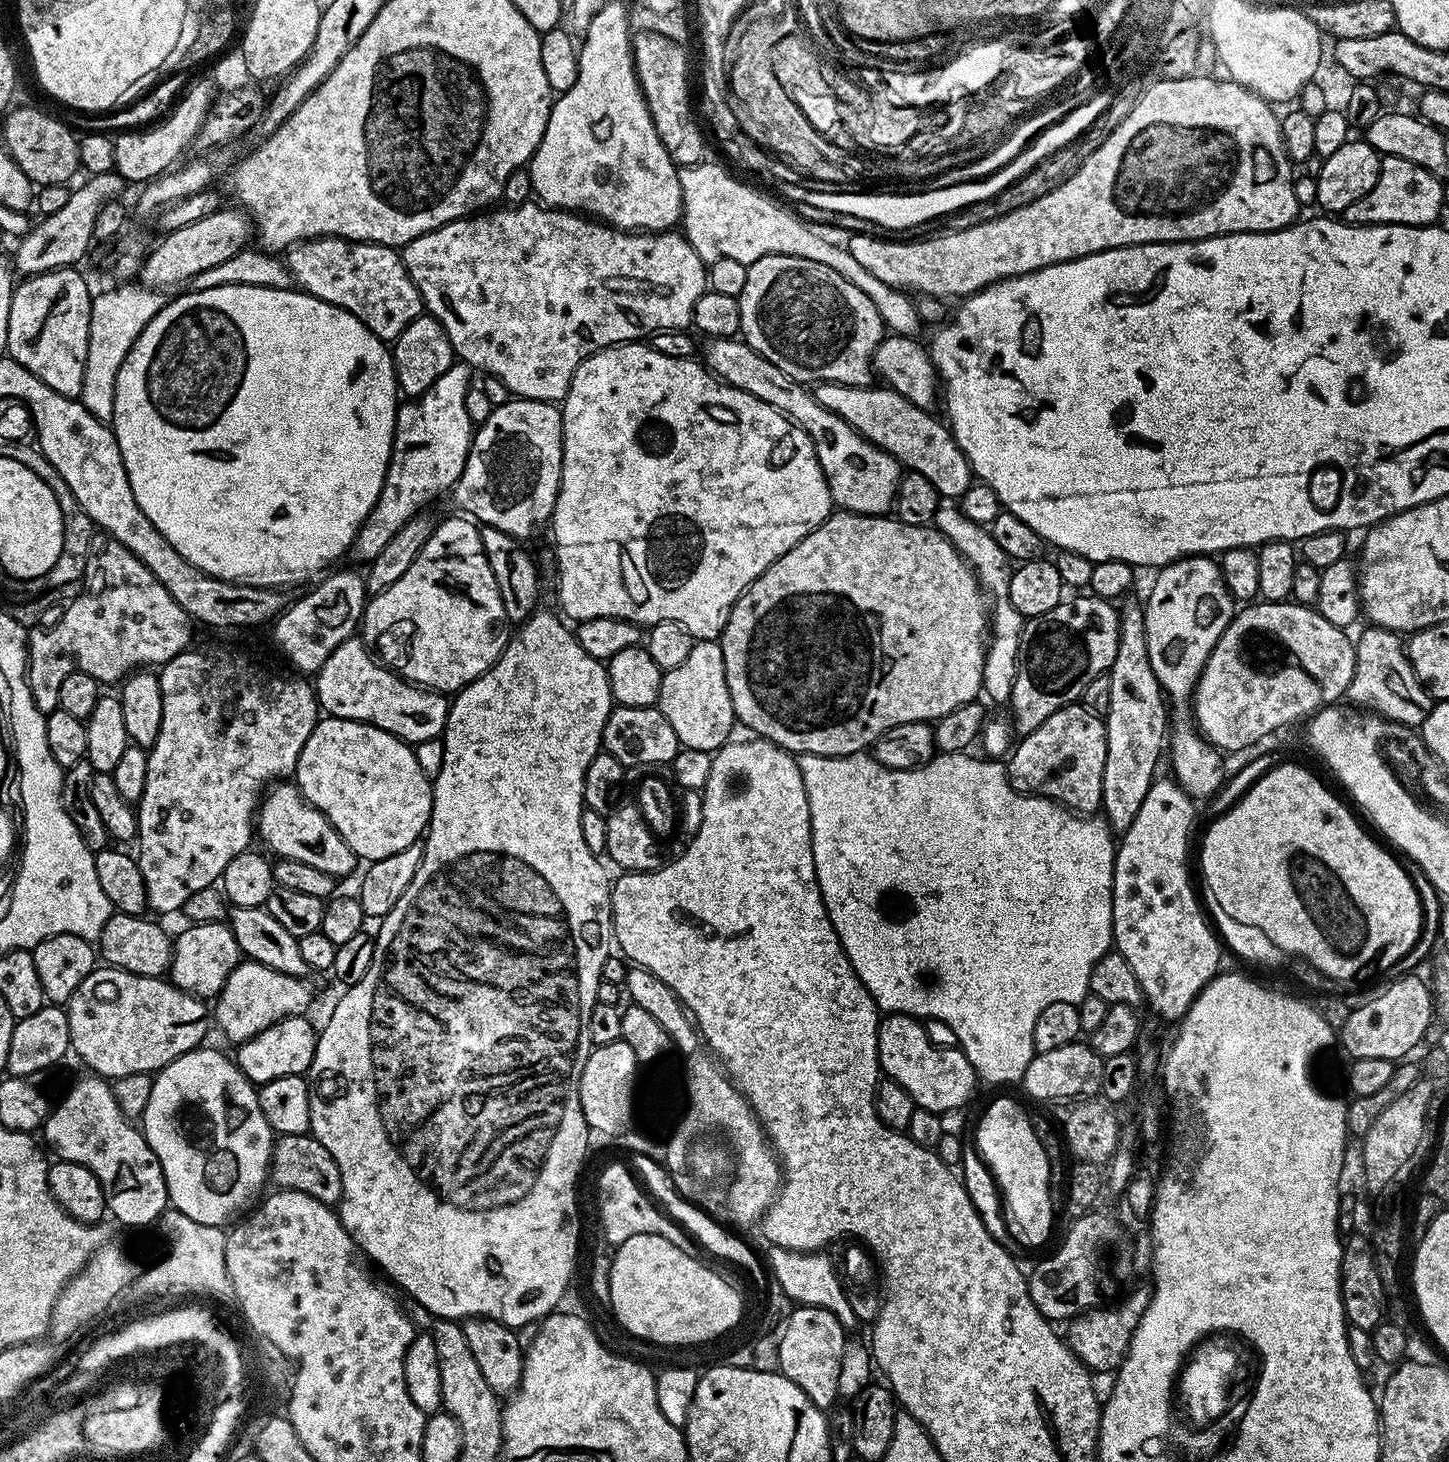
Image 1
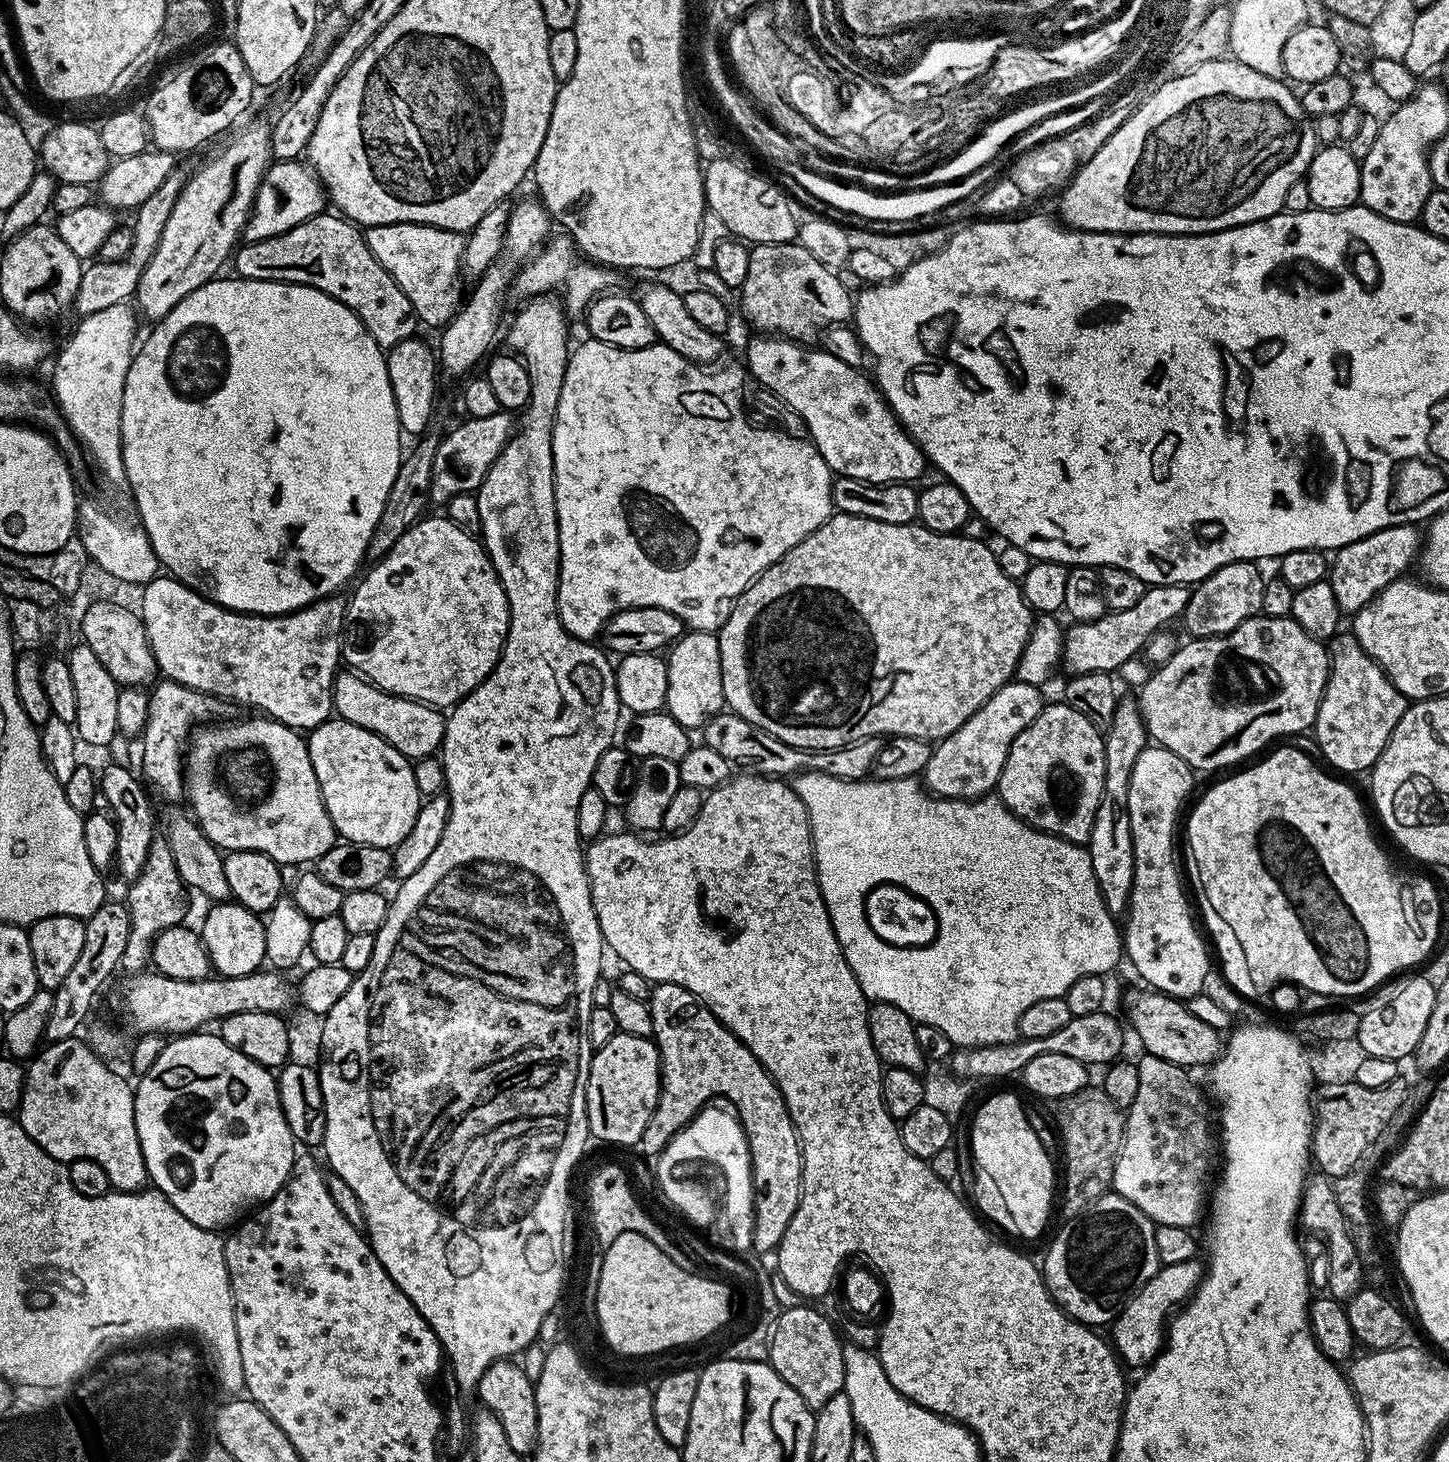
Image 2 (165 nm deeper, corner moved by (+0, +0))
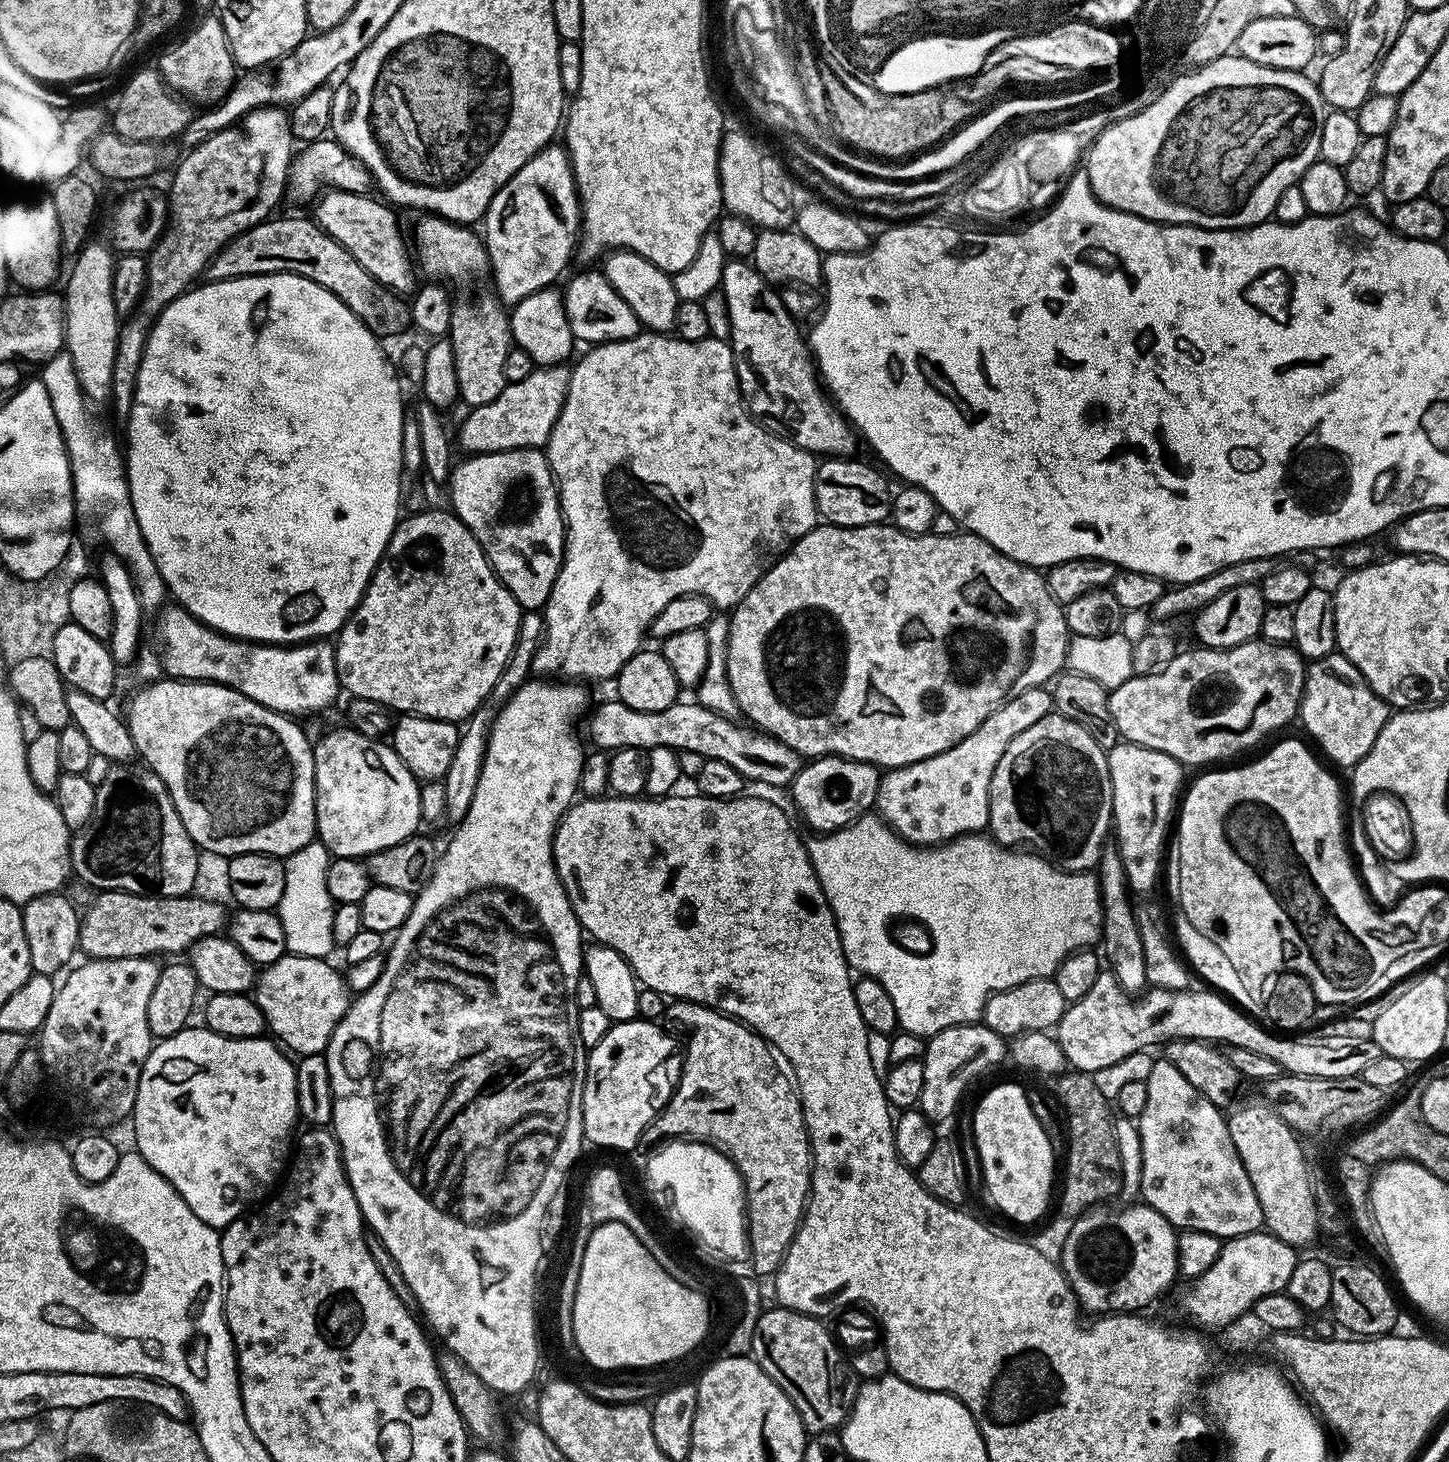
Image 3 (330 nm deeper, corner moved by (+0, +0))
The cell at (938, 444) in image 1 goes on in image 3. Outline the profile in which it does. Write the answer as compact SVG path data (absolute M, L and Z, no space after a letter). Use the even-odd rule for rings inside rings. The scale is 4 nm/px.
M729 259L725 263L722 270L722 278L720 279L719 291L724 292L724 304L728 307L728 324L732 327L732 336L730 335L730 343L732 345L732 356L736 359L736 377L740 380L740 390L746 401L746 407L753 417L763 418L765 421L777 420L784 429L783 435L792 443L797 444L800 448L805 448L807 452L811 452L820 458L848 458L853 455L852 452L856 448L856 439L858 433L855 428L849 424L848 419L843 412L836 407L835 403L830 399L829 393L826 391L825 385L822 383L816 366L816 361L812 358L812 349L809 348L805 333L800 333L797 317L791 316L786 310L786 306L782 302L779 291L773 285L769 284L768 280L762 274L756 272L756 268L748 260L733 260Z

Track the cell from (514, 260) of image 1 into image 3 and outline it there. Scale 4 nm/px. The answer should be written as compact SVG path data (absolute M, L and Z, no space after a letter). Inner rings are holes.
M325 191L315 205L314 219L322 230L326 230L326 234L330 234L330 238L346 246L346 250L354 254L356 261L377 282L397 294L411 293L417 287L418 272L414 267L409 241L408 244L404 241L404 232L400 229L395 214L391 212L393 209L383 199L375 200L374 197L372 194L359 196L349 192Z

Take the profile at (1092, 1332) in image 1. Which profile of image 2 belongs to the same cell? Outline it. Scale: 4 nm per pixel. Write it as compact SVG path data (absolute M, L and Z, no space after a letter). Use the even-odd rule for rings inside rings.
M1193 1258L1176 1265L1161 1264L1154 1278L1150 1278L1128 1297L1123 1310L1110 1325L1112 1351L1116 1353L1121 1365L1144 1370L1160 1355L1166 1343L1166 1325L1170 1317L1195 1292L1206 1271L1205 1265L1198 1261Z

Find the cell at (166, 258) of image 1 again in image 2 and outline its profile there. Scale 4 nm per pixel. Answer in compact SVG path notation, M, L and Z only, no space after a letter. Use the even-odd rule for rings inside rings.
M277 160L269 163L256 191L243 239L251 242L286 234L286 230L306 222L312 216L321 215L325 211L324 204L326 205L324 186L307 163L300 160Z

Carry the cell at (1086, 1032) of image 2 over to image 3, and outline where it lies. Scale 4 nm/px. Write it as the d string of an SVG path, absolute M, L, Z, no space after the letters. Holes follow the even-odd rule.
M982 1022L955 1025L946 1028L927 1039L923 1054L925 1081L922 1082L919 1111L934 1124L955 1115L962 1092L980 1074L998 1065L1008 1056L1005 1037L990 1030Z

